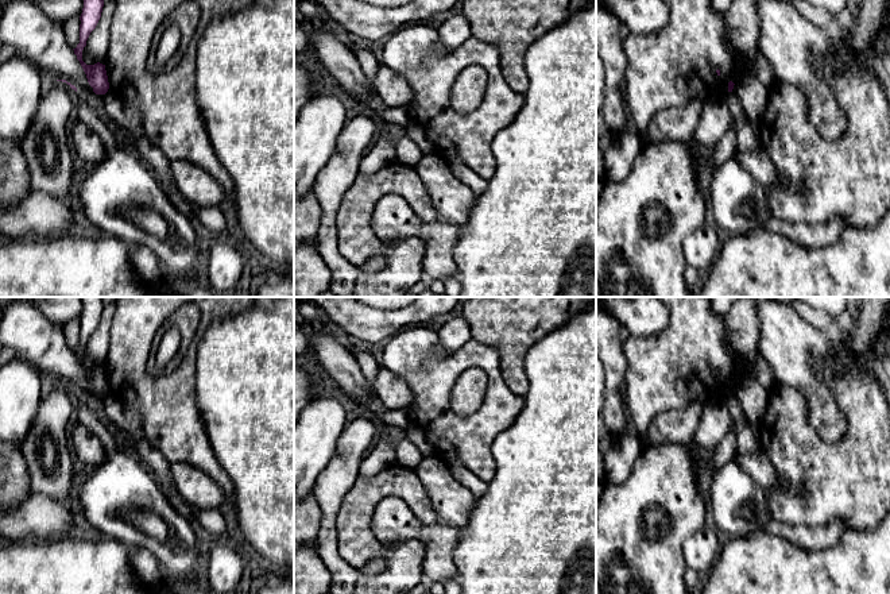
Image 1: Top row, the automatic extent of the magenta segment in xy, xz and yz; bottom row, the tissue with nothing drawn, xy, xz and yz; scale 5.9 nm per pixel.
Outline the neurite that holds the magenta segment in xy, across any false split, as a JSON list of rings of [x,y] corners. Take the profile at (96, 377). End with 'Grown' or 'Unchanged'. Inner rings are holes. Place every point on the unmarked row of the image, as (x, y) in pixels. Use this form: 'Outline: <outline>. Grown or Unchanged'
Outline: [[[81,297],[84,302],[82,316],[80,319],[80,346],[74,352],[77,362],[80,363],[89,387],[93,390],[96,397],[105,397],[109,392],[108,378],[105,373],[105,367],[97,364],[94,367],[86,367],[82,363],[82,352],[86,348],[86,343],[90,335],[96,331],[102,309],[104,302],[101,297]]]. Unchanged

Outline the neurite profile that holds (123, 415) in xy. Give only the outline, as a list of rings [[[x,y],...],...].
[[[113,394],[102,398],[104,412],[116,427],[119,427],[131,441],[143,441],[144,428],[143,417],[129,402],[123,402]]]

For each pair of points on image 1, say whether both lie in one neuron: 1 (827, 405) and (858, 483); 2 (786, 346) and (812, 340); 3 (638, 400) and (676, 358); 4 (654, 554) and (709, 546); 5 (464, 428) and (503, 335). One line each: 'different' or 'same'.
1: different
2: same
3: same
4: different
5: different

